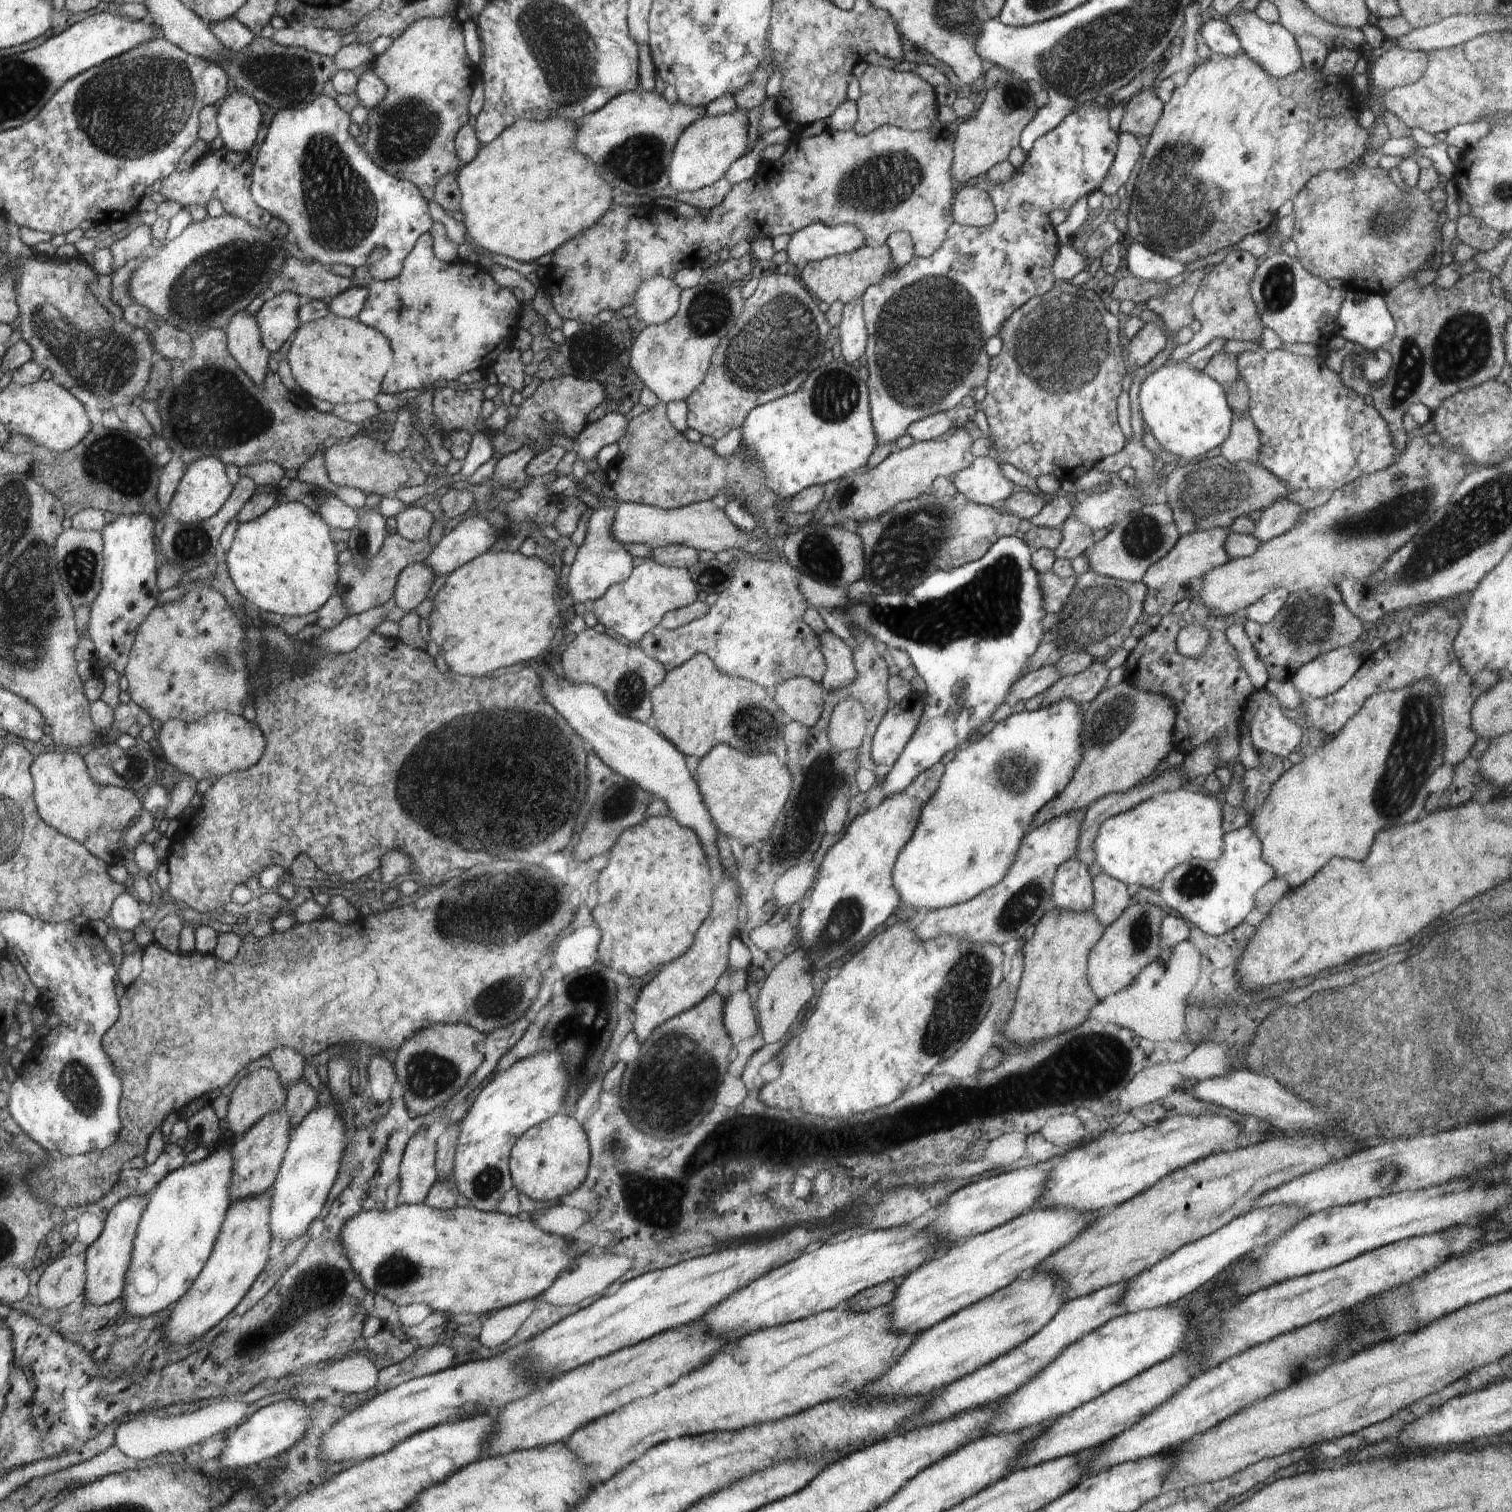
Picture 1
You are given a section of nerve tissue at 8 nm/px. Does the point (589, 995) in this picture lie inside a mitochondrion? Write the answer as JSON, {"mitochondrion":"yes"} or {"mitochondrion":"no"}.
{"mitochondrion":"yes"}

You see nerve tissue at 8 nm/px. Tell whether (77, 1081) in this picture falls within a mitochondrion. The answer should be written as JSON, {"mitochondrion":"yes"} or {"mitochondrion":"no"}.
{"mitochondrion":"yes"}

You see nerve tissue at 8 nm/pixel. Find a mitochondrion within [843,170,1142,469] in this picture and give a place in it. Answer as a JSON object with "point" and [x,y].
{"point":[928,334]}

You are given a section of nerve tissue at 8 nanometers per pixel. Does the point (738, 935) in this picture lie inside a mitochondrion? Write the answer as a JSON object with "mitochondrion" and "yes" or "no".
{"mitochondrion":"no"}

